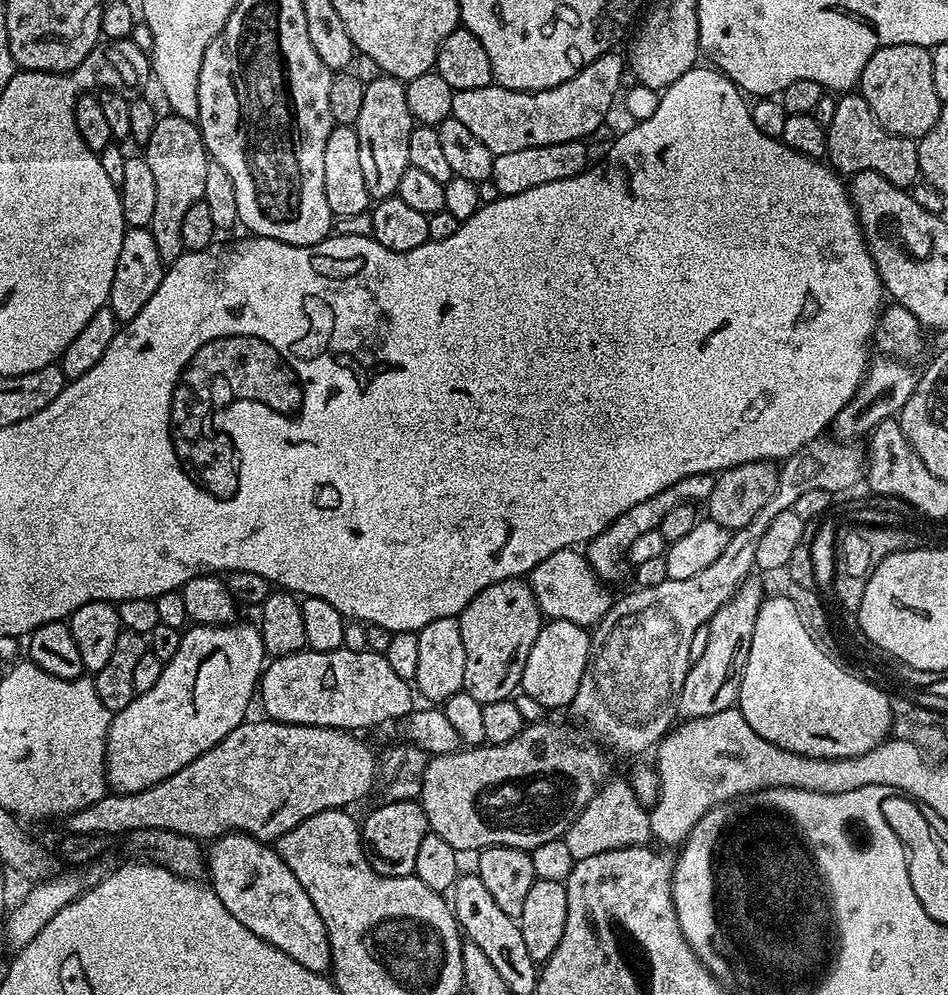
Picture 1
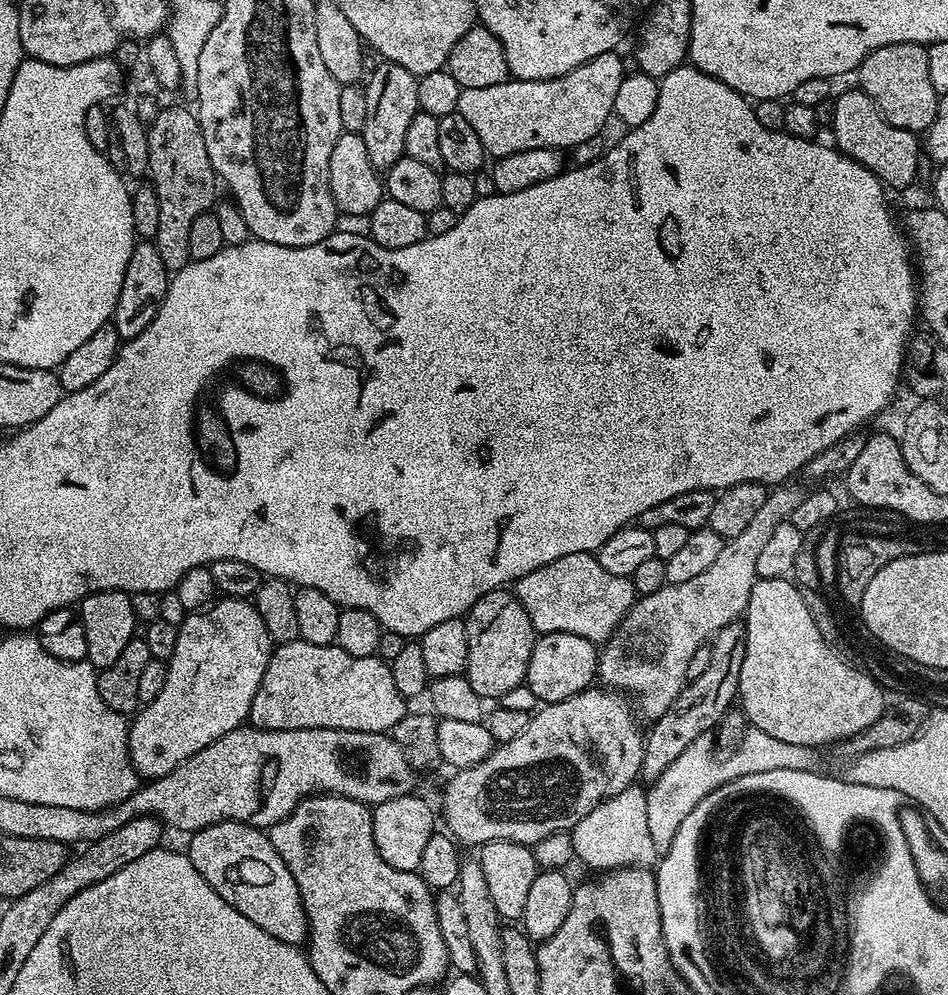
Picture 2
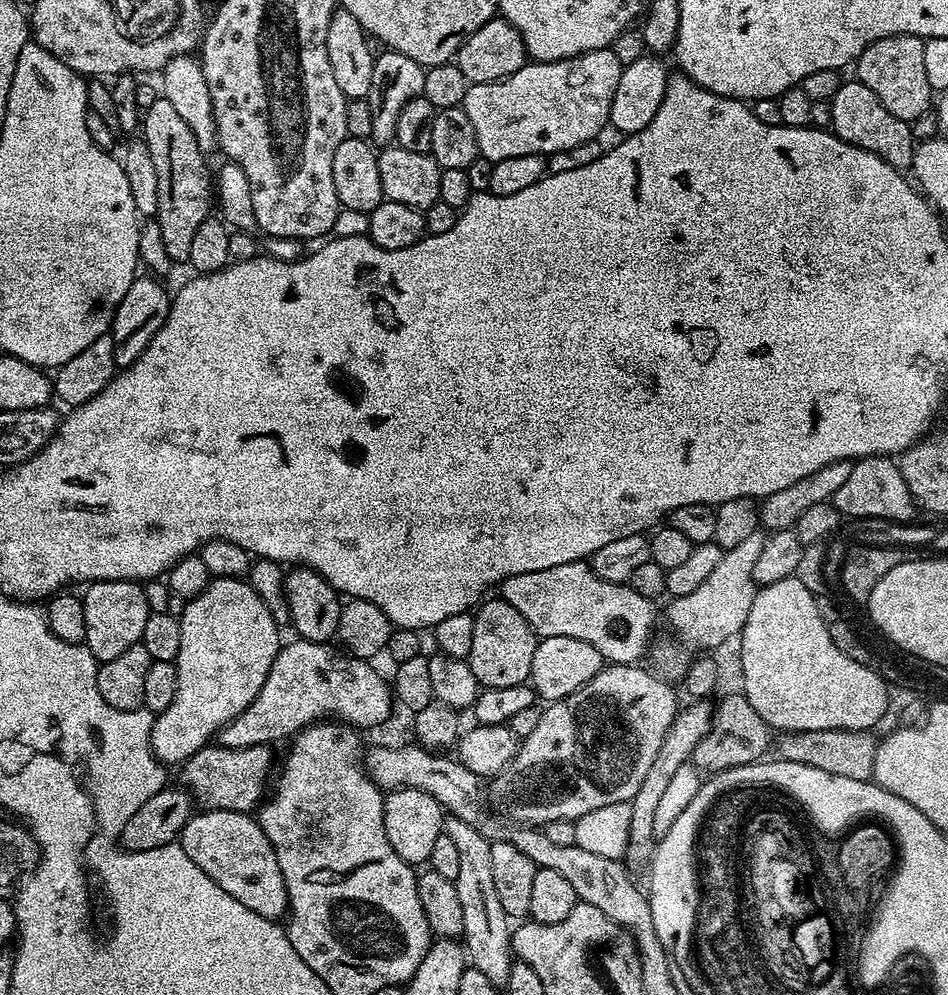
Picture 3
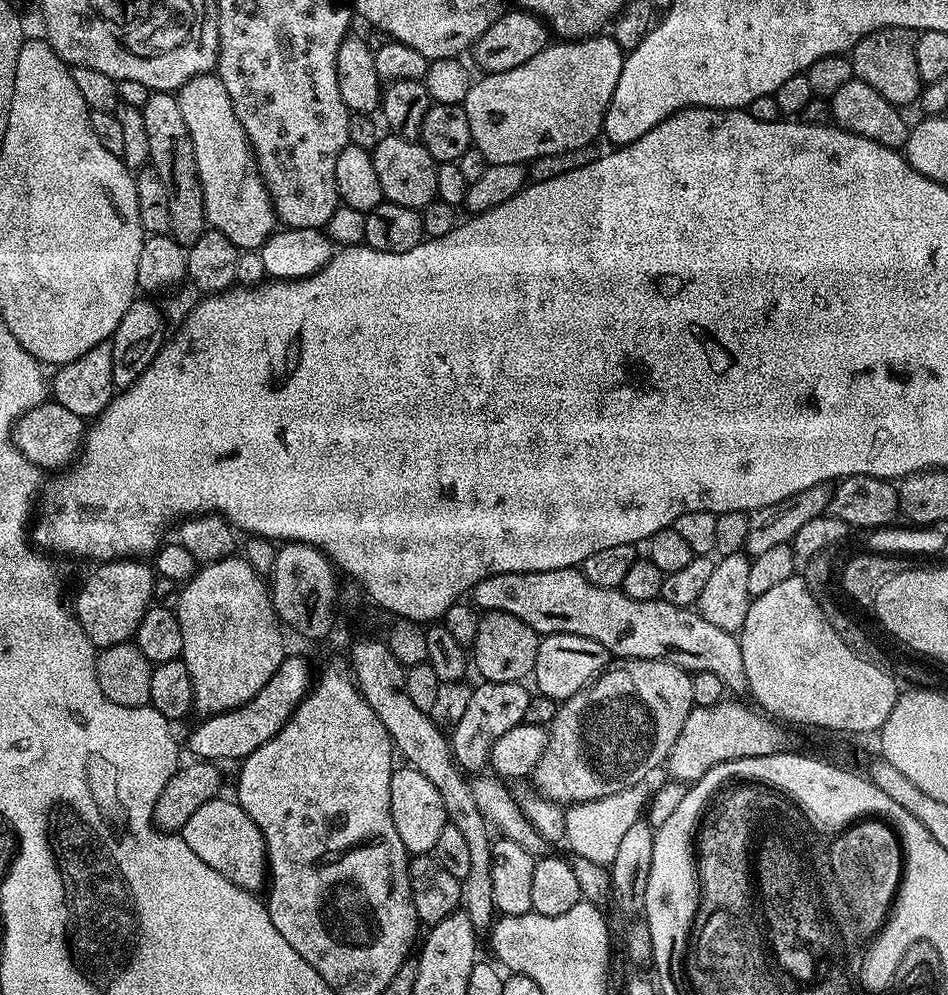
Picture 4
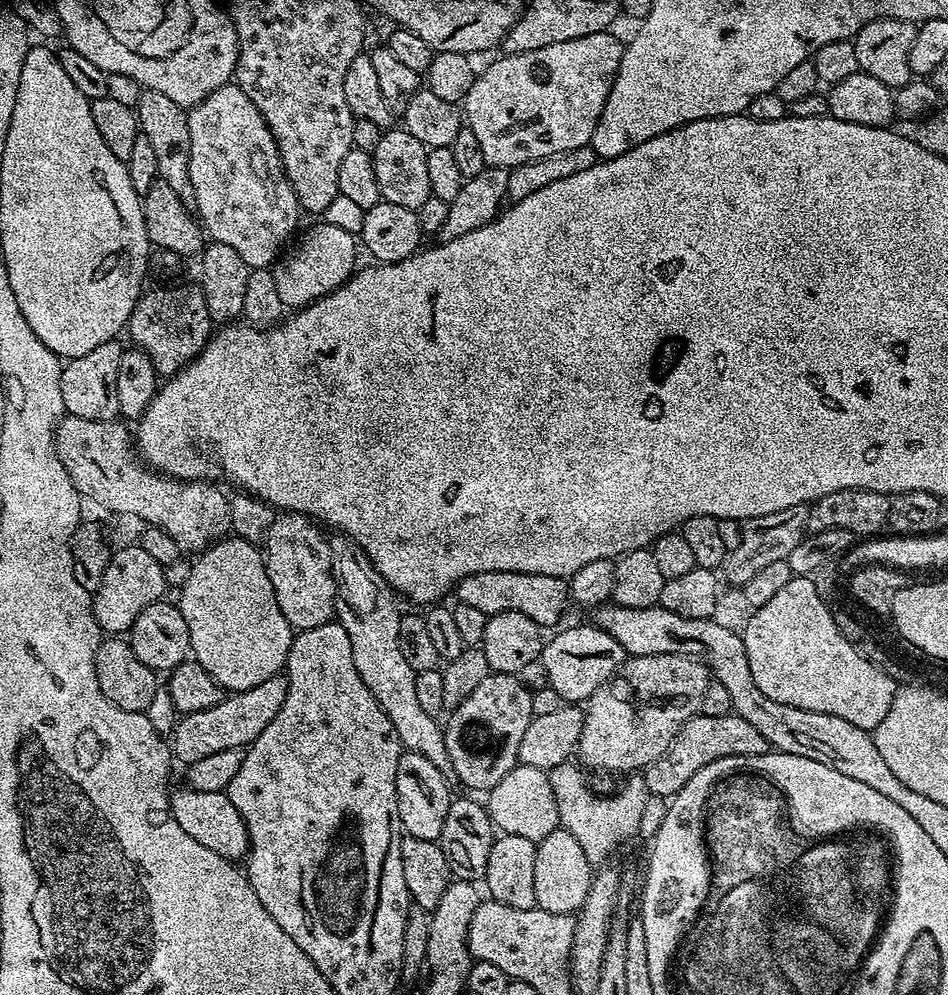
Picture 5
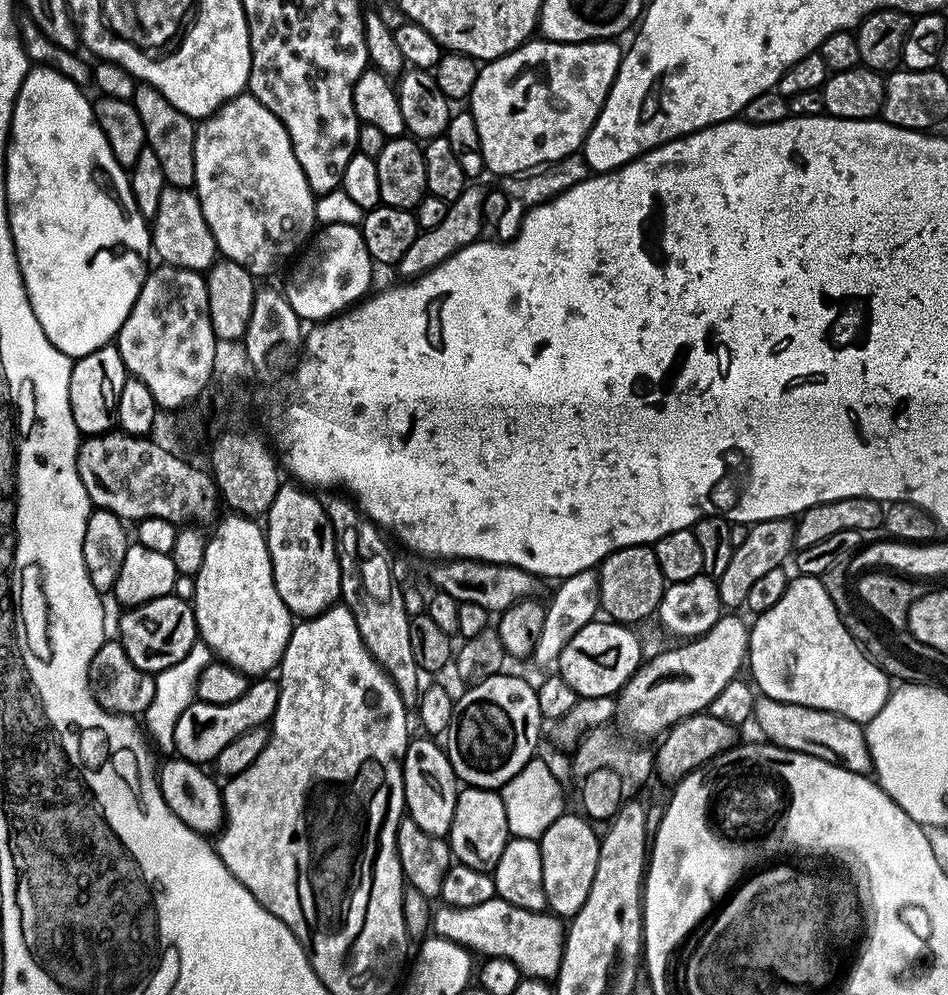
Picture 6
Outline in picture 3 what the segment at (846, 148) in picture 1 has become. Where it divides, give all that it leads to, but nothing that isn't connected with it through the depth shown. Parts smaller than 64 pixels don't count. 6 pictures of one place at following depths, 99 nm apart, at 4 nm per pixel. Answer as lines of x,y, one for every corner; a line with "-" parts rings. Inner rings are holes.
855,78
845,79
831,102
831,131
838,138
862,150
870,150
870,154
878,154
878,158
882,158
882,162
890,162
890,166
901,170
911,169
917,146
917,141
912,136
912,124
902,118
894,118
894,114
890,114
890,110
878,102
878,94
874,94
870,86

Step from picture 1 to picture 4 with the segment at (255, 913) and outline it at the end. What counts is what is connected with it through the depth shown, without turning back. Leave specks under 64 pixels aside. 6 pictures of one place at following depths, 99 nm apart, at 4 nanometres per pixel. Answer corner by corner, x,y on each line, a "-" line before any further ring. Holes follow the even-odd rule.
217,798
206,802
206,806
198,806
194,814
186,821
182,835
186,846
206,862
206,866
218,870
222,878
234,882
247,892
259,893
265,887
268,878
268,851
264,845
258,826
244,811
235,799

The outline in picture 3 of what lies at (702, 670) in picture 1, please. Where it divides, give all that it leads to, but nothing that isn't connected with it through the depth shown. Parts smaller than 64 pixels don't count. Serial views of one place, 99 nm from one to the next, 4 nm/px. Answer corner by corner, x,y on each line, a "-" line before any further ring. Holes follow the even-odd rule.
696,698
679,709
670,726
666,730
666,738
662,738
662,748
658,750
658,756
654,758
654,766
650,766
646,778
642,778
642,786
638,786
638,794
630,801
630,838
626,842
626,850
622,857
622,863
632,874
647,873
652,863
652,856
656,853
658,838
654,834
654,813
662,793
667,789
668,784
673,780
674,774
679,768
685,767
691,761
695,747
702,742
711,728
713,718
713,705
704,698

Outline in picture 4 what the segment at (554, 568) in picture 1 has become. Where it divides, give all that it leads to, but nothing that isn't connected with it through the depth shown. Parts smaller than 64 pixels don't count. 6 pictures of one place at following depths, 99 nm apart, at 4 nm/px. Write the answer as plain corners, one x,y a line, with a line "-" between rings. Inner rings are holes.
579,567
494,574
478,582
470,596
477,609
514,614
514,618
522,618
541,637
578,634
582,638
594,638
613,657
665,660
689,674
705,672
722,678
729,693
748,692
740,642
733,633
714,626
714,622
706,622
692,608
679,608
662,599
635,600
619,588
594,586

